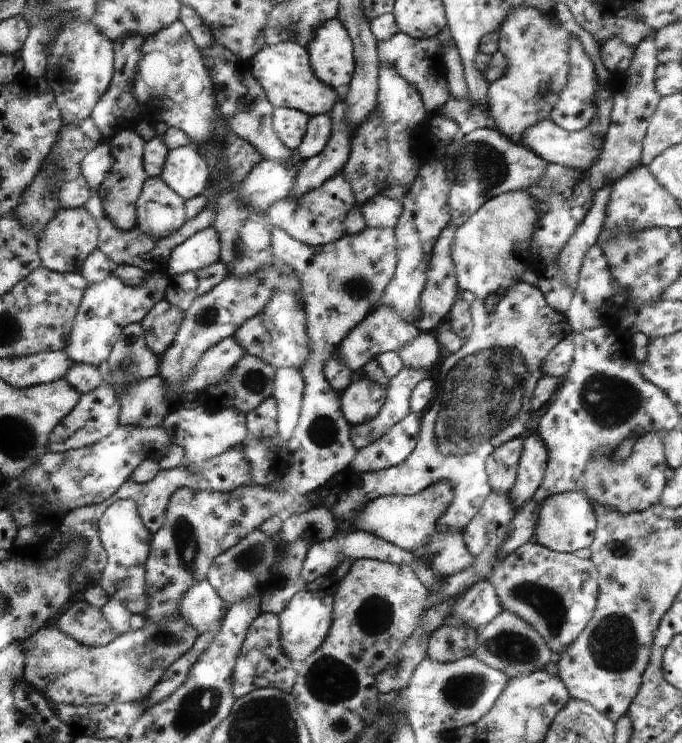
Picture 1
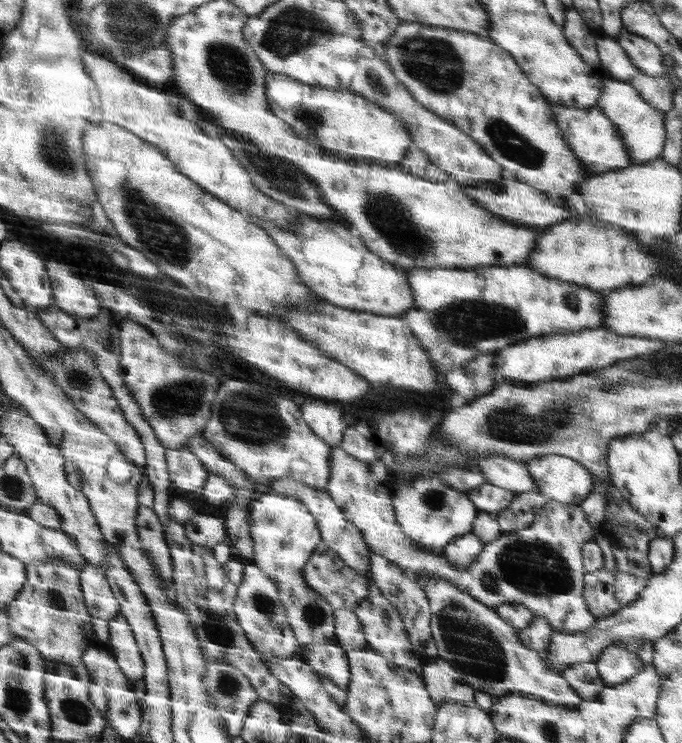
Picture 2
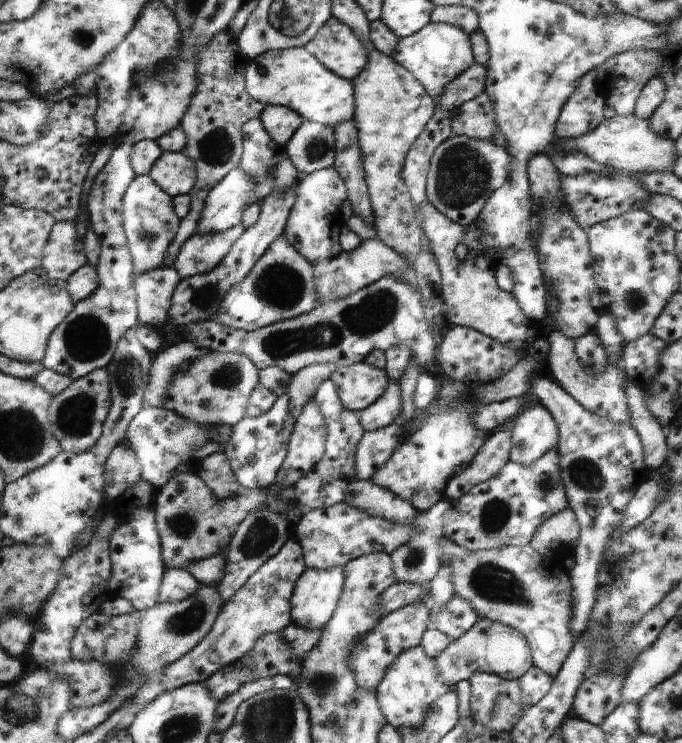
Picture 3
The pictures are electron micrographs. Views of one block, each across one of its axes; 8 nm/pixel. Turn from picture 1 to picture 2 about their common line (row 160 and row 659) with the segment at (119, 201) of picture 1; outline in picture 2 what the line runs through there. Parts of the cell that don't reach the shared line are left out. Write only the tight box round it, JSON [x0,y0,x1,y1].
[107,614,144,681]

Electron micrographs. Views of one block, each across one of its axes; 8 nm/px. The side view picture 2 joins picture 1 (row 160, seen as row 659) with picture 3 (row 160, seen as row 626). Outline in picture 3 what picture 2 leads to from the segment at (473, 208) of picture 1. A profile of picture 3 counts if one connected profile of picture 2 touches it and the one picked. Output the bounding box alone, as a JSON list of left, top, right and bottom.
[427,134,513,228]

